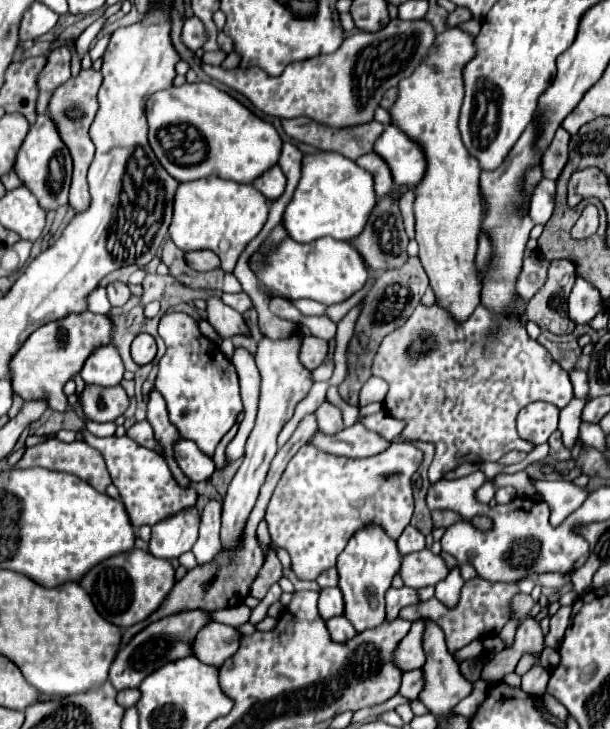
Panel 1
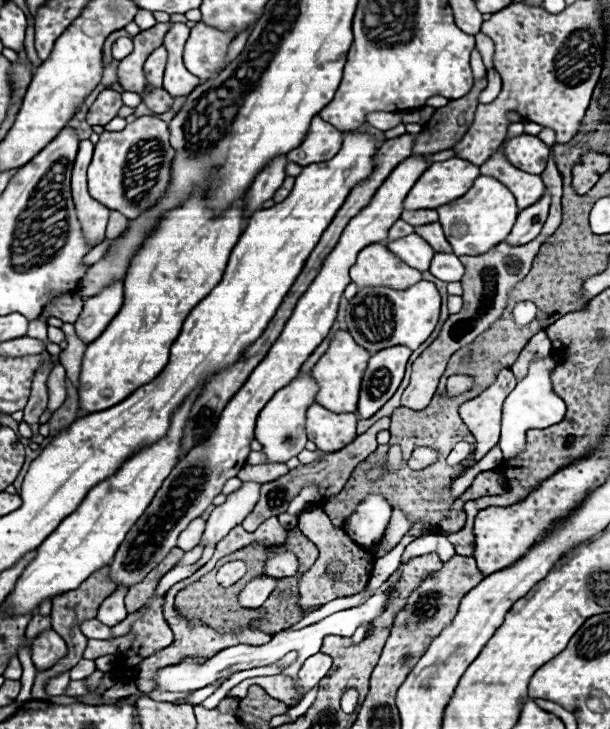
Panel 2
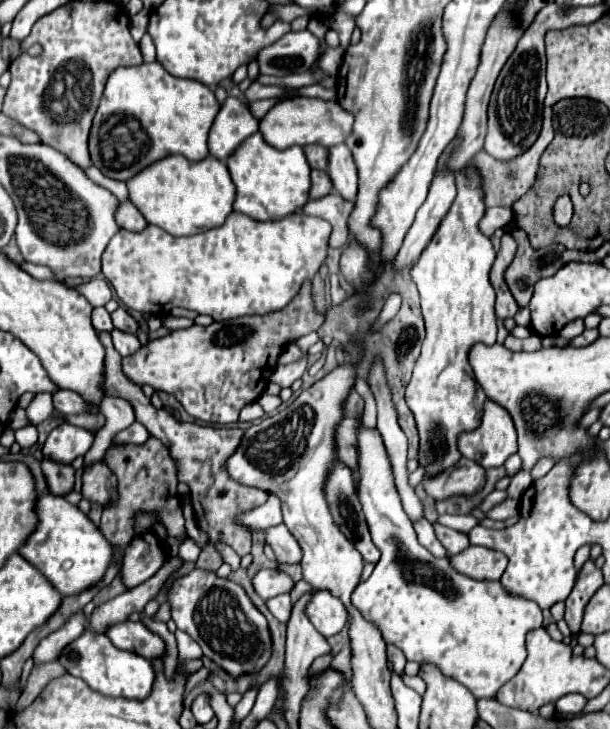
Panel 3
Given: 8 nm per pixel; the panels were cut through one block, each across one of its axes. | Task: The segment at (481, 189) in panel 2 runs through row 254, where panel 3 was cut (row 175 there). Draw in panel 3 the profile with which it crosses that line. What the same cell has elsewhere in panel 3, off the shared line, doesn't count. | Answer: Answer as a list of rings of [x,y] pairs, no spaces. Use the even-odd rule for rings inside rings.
[[[470,170],[466,176],[458,174],[456,184],[458,184],[458,196],[456,196],[450,212],[440,222],[440,228],[436,230],[432,242],[426,246],[420,260],[412,268],[412,278],[420,290],[422,316],[426,322],[426,338],[422,344],[420,358],[416,360],[416,366],[414,366],[412,380],[406,386],[406,404],[412,410],[412,414],[414,414],[414,410],[420,412],[416,418],[416,428],[418,428],[418,436],[420,436],[418,460],[426,468],[424,480],[432,478],[444,470],[454,468],[458,464],[458,460],[462,458],[462,454],[458,450],[458,436],[462,432],[472,432],[480,426],[486,394],[480,388],[480,384],[474,380],[472,366],[468,364],[468,352],[474,344],[492,346],[496,342],[496,314],[494,314],[496,296],[494,296],[494,288],[488,280],[488,272],[496,258],[496,252],[492,248],[490,238],[478,230],[478,222],[486,210],[482,180],[478,178],[478,174],[474,170]],[[436,432],[440,432],[444,436],[444,442],[440,444],[440,448],[436,448],[436,456],[434,456],[434,450],[432,450],[432,456],[428,456],[428,450],[424,450],[424,444],[432,442]]]

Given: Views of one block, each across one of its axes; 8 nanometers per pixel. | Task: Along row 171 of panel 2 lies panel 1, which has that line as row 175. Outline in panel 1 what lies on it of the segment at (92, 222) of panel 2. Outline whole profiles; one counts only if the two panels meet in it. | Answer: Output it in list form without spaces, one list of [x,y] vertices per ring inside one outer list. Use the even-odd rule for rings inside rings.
[[[82,70],[76,78],[70,78],[66,84],[62,84],[48,106],[48,112],[52,116],[52,120],[58,126],[58,132],[64,140],[64,144],[70,148],[72,160],[74,160],[74,174],[72,174],[72,186],[70,186],[70,206],[74,208],[74,212],[84,212],[90,204],[90,192],[88,192],[88,180],[86,180],[86,172],[88,166],[94,158],[94,144],[88,136],[88,128],[98,112],[98,102],[96,102],[96,94],[98,88],[102,84],[102,74],[90,70]]]

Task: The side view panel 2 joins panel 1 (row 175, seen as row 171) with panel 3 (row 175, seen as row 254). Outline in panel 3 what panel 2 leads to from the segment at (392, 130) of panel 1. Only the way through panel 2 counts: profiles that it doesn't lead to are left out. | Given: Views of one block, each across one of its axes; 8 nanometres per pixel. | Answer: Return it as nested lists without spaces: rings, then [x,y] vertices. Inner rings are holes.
[[[344,144],[328,148],[328,176],[332,180],[334,192],[338,192],[344,200],[354,202],[358,192],[358,172],[354,168],[354,160],[350,150]]]

